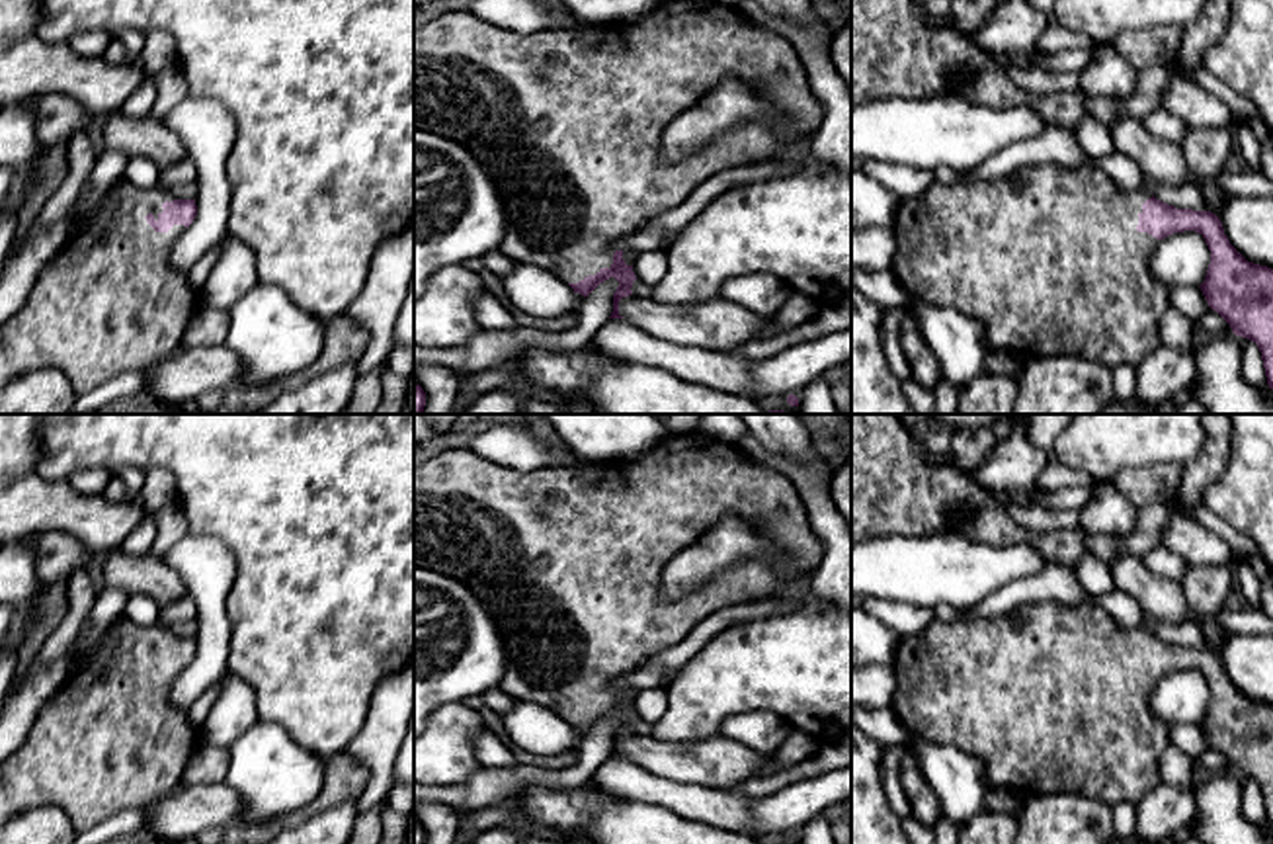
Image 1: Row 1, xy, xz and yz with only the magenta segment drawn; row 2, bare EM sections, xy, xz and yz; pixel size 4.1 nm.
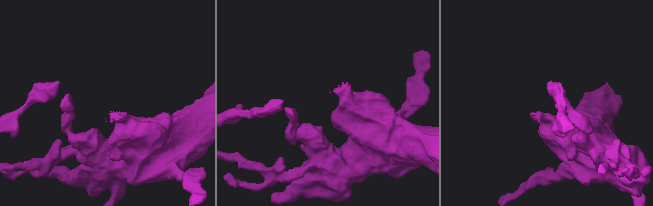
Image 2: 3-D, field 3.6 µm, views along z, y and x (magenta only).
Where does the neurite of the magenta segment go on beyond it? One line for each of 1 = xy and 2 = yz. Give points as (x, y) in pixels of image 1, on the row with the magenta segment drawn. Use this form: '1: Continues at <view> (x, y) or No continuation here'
1: Continues at xy (110, 303)
2: Continues at yz (1049, 258)

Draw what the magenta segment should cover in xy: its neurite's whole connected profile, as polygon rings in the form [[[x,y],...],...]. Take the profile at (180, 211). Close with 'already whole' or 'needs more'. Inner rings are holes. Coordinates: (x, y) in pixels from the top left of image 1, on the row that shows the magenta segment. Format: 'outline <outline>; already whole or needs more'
outline [[[127,178],[113,186],[88,227],[37,277],[23,307],[0,324],[0,389],[27,371],[53,367],[84,395],[182,348],[201,297],[187,274],[170,266],[170,254],[195,215],[195,199],[178,199],[160,186],[143,190]]]; needs more

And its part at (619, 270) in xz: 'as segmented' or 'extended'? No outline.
extended

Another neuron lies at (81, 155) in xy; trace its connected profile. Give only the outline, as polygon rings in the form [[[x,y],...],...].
[[[76,131],[68,141],[68,176],[64,184],[43,205],[29,232],[23,238],[16,238],[16,244],[8,252],[6,260],[12,260],[33,232],[57,223],[62,215],[70,211],[70,207],[80,199],[86,188],[96,156],[96,150],[90,147],[88,131]]]

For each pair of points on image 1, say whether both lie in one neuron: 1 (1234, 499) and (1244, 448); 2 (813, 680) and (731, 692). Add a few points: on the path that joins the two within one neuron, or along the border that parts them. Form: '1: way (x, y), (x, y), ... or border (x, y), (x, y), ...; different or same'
1: way (1244, 487), (1244, 460); same
2: way (793, 680), (756, 680), (750, 686); same

